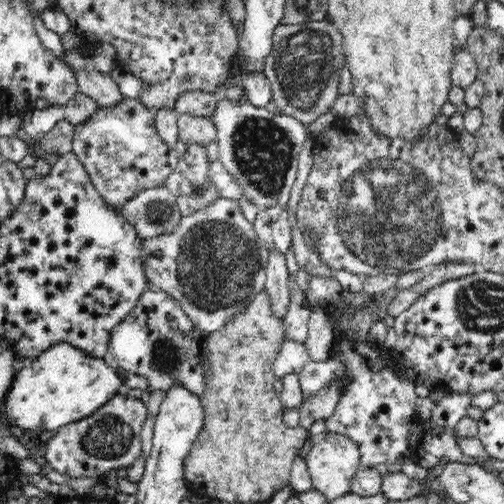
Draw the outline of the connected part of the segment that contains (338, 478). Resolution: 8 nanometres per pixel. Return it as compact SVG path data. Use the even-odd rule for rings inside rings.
M326 432L314 440L305 460L317 492L322 493L328 501L334 501L352 493L354 476L360 469L360 458L358 447L352 440L338 433Z

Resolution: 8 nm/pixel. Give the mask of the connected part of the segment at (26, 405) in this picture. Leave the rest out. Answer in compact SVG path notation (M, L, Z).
M68 342L52 344L36 356L30 367L17 372L6 406L9 422L20 429L46 428L58 431L67 424L92 416L111 398L127 391L126 378L108 366L104 357L89 354Z

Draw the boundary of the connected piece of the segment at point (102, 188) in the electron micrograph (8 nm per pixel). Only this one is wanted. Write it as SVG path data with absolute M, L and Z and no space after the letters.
M128 99L124 106L118 106L114 110L99 109L84 124L75 126L73 151L83 161L96 190L113 208L124 204L126 200L130 200L134 194L144 188L164 187L168 175L179 161L176 151L168 148L158 136L155 116L138 99Z

